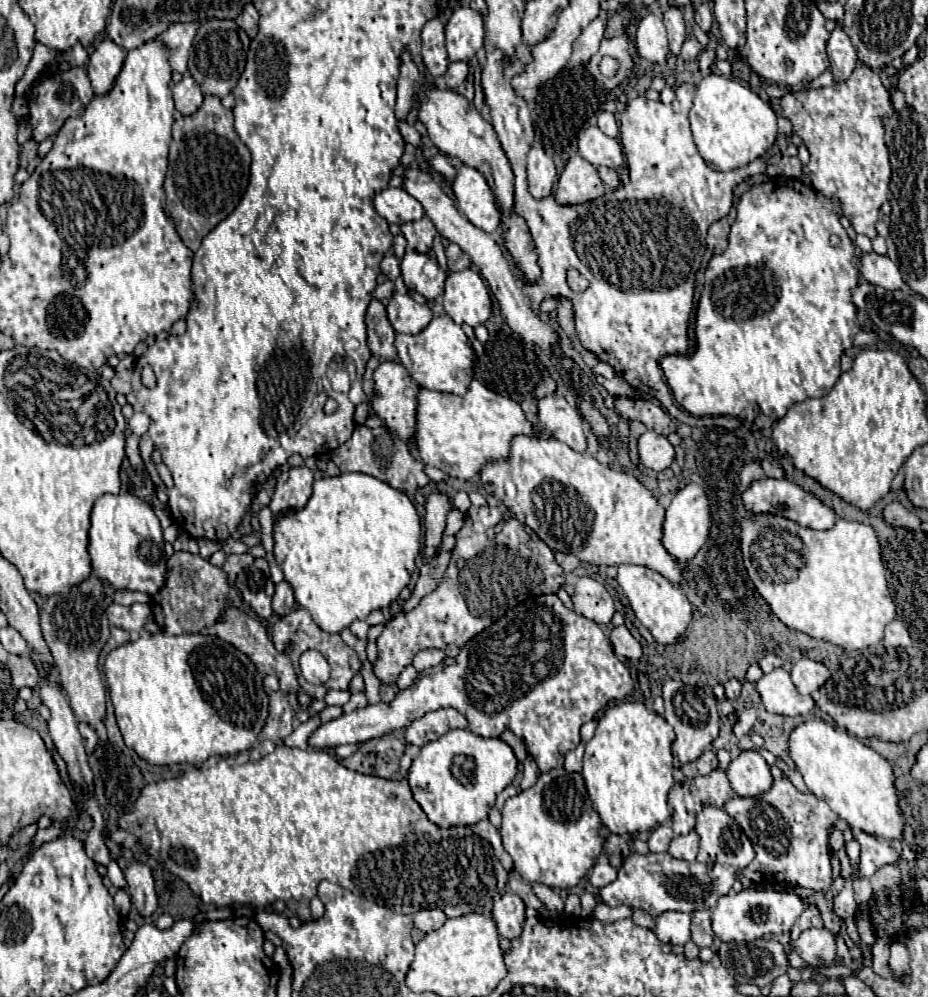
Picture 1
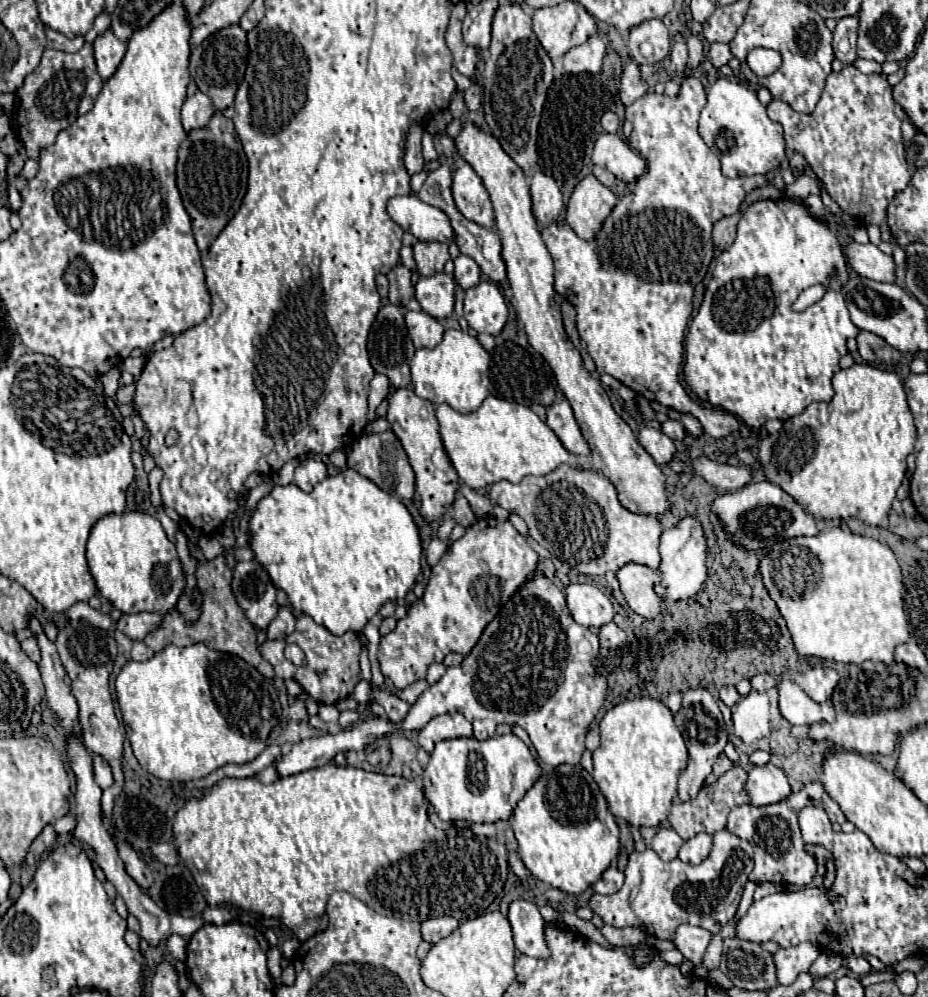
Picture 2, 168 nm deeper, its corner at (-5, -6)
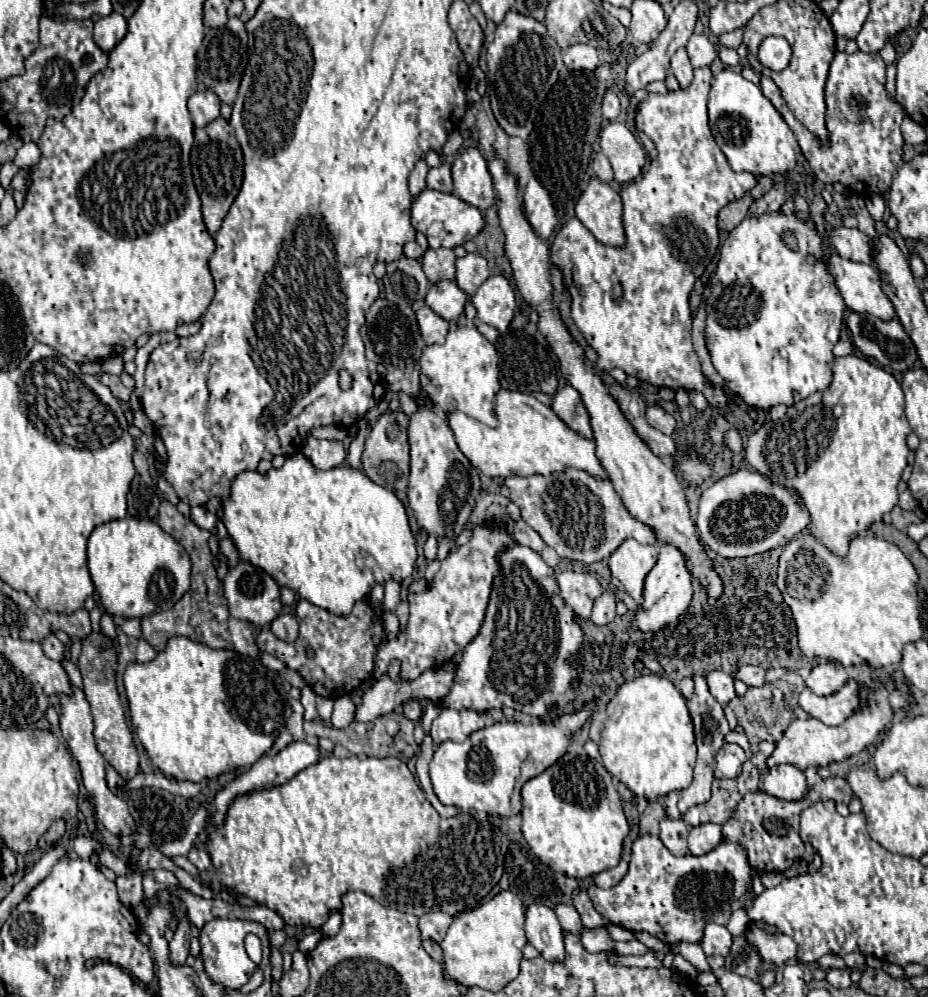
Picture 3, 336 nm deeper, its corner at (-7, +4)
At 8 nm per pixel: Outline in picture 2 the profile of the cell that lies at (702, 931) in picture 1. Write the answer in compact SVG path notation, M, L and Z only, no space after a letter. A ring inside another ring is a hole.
M716 934L716 936L714 936L714 942L710 942L710 946L708 946L708 950L706 950L706 958L704 958L702 964L704 964L708 970L718 968L718 964L720 964L720 954L722 954L722 938L720 938L720 934Z

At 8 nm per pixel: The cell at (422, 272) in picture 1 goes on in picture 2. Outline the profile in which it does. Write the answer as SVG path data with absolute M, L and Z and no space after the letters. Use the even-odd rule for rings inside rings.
M434 274L428 278L420 278L416 284L416 300L422 310L434 316L436 320L444 320L454 312L454 278L448 274Z

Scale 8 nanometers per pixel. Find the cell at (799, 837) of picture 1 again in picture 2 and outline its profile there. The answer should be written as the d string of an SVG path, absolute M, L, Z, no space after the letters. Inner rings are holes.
M812 782L804 786L800 792L792 794L790 798L770 804L770 806L754 806L754 804L742 804L736 806L728 816L728 830L736 834L738 838L744 838L754 848L754 870L750 872L752 882L772 882L772 884L794 884L794 886L806 886L812 882L816 874L816 860L806 854L804 842L798 830L798 812L804 806L822 806L830 820L844 822L846 816L840 810L838 802L834 802L824 786L820 782Z

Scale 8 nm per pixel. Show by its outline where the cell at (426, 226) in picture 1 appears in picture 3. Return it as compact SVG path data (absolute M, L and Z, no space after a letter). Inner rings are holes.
M428 248L422 256L422 268L428 276L428 280L434 284L442 278L454 278L454 252L450 248Z

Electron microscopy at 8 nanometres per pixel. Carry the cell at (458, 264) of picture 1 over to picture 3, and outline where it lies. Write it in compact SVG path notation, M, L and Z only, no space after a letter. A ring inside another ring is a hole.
M468 252L466 256L456 260L456 284L468 294L472 296L476 292L476 288L488 278L488 262L484 256L480 254L472 254Z

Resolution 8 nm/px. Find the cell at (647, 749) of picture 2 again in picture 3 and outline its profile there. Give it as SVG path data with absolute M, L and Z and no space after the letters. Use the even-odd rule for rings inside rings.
M640 676L618 688L606 708L606 722L600 736L604 768L618 778L636 798L654 802L672 790L682 790L692 782L696 744L692 720L684 696L668 678Z

